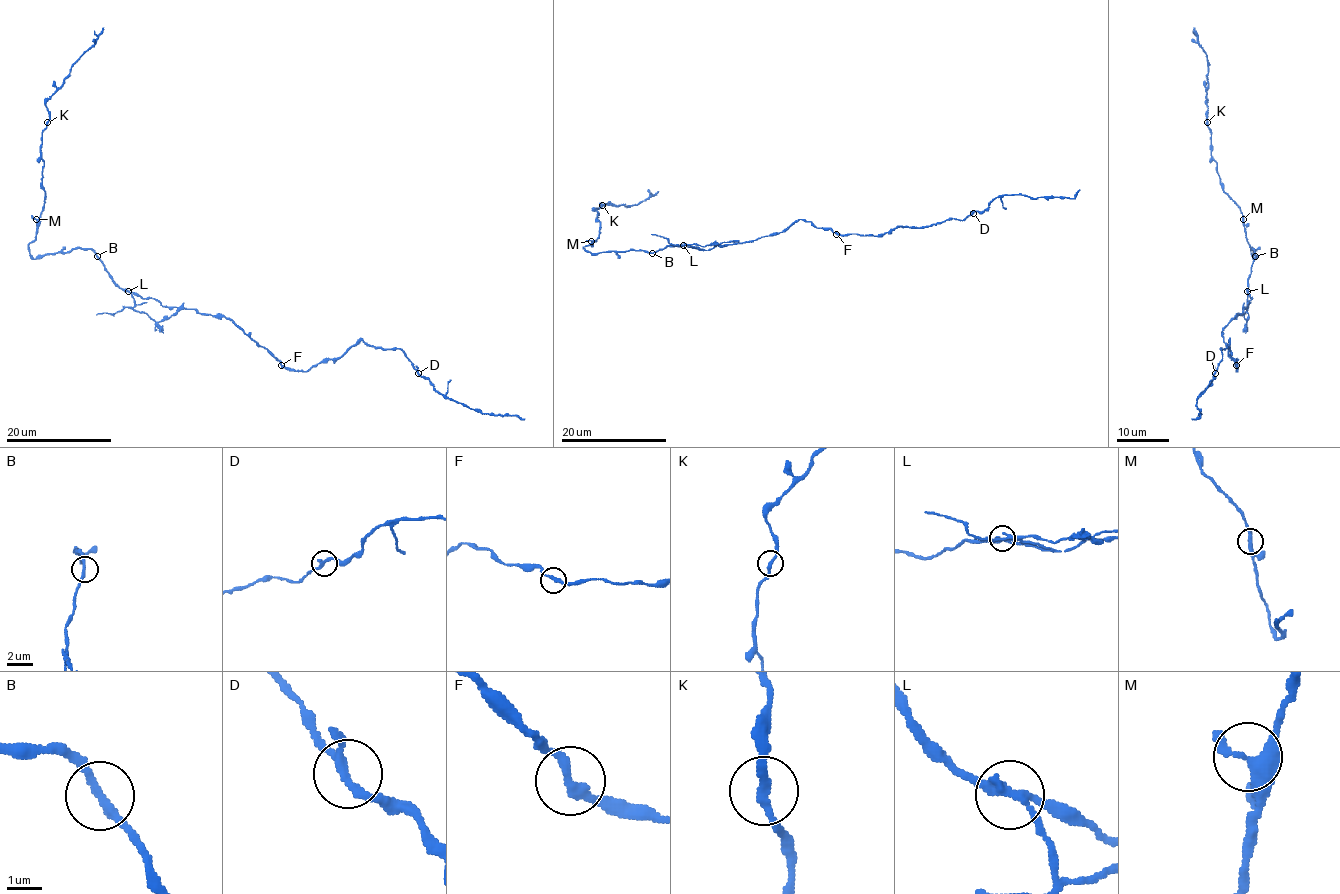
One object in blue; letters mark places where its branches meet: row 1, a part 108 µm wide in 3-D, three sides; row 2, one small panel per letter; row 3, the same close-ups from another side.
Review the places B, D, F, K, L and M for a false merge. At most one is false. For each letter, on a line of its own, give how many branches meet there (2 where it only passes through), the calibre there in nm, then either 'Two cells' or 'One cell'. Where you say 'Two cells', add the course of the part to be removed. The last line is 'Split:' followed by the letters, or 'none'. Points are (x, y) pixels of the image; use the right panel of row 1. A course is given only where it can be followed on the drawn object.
B: Branches: 2. Thickness 220 nm. One cell
D: Branches: 3. Thickness 200 nm. One cell
F: Branches: 2. Thickness 240 nm. One cell
K: Branches: 2. Thickness 240 nm. One cell
L: Branches: 3. Thickness 220 nm. Two cells. Course of the part to remove: (1246, 291), (1246, 321), (1244, 303)
M: Branches: 3. Thickness 320 nm. One cell
Split: L

